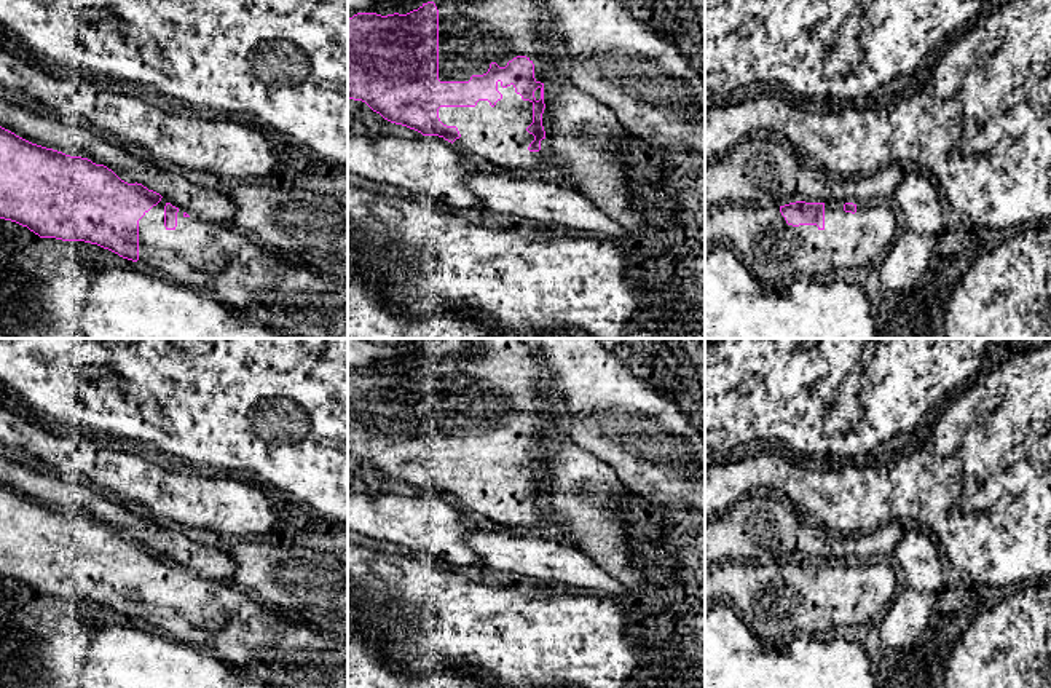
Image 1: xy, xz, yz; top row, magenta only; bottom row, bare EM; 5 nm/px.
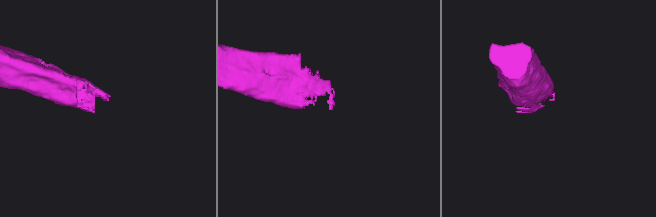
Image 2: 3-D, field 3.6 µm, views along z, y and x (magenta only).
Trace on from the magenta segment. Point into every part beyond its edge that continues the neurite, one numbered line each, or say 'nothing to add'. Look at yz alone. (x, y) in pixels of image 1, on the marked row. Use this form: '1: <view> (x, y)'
1: yz (777, 254)

